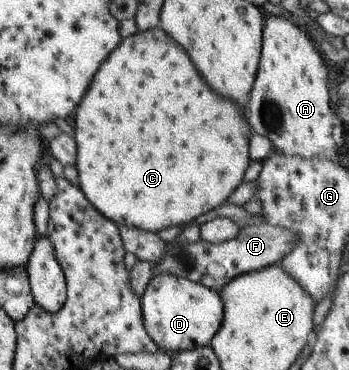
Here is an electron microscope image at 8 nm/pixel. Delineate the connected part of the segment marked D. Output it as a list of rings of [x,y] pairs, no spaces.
[[[153,273],[141,293],[140,309],[149,338],[170,354],[209,345],[223,314],[220,296],[214,290],[169,273]]]

